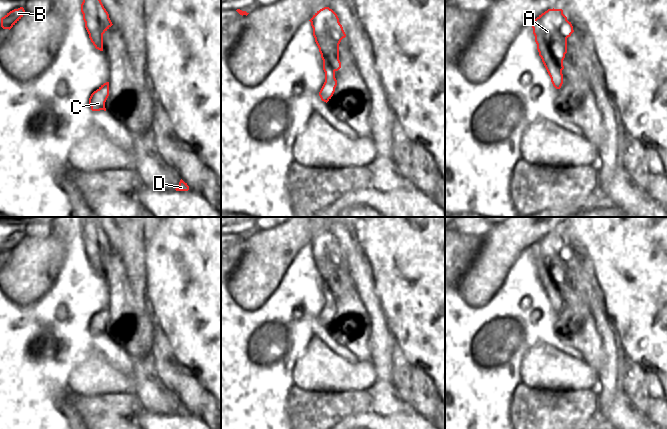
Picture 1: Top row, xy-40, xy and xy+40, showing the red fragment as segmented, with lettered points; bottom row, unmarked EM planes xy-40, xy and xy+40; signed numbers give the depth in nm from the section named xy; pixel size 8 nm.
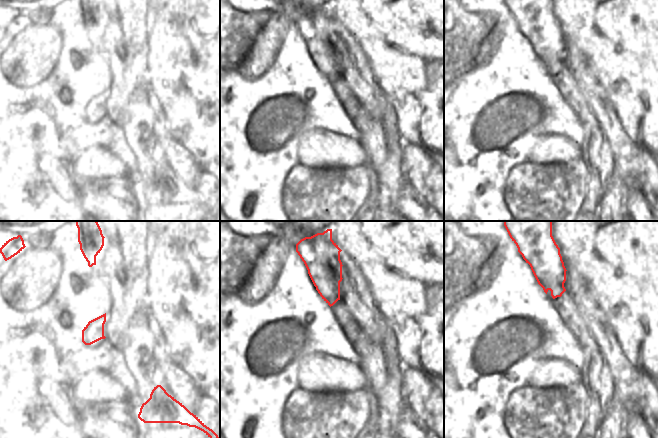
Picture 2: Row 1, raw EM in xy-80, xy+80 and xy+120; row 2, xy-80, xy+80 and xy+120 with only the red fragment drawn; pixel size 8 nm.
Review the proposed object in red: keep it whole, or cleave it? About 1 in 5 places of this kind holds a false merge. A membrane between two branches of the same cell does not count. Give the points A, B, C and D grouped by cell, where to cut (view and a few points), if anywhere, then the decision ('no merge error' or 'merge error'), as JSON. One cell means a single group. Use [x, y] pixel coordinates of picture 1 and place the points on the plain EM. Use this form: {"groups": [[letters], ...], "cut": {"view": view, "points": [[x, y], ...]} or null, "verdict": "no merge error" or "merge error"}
{"groups": [["A", "B", "C", "D"]], "cut": null, "verdict": "no merge error"}

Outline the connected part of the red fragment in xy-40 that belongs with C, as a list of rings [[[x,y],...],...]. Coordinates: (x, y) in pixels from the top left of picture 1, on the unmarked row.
[[[106,306],[91,318],[89,322],[89,328],[91,330],[91,334],[106,335],[105,326],[108,320],[109,320],[109,306]]]

